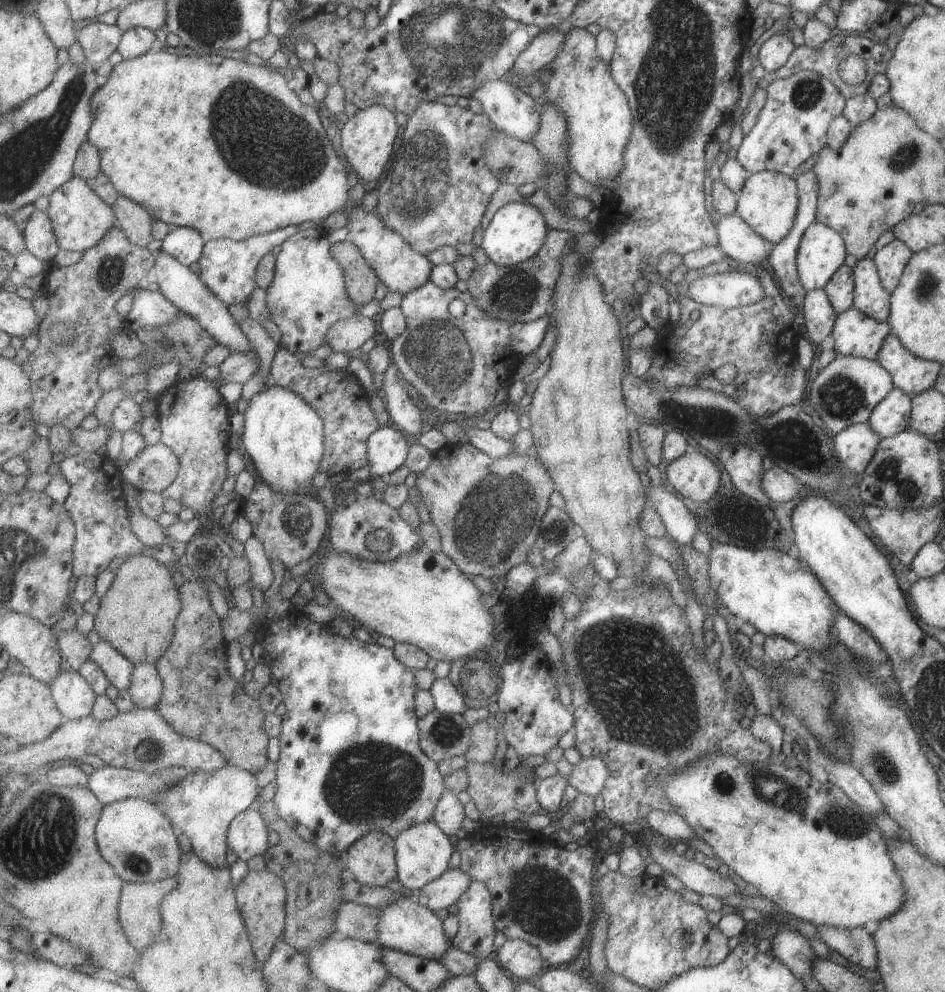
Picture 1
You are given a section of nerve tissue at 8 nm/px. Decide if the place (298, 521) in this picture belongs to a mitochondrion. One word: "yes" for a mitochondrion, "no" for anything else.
yes

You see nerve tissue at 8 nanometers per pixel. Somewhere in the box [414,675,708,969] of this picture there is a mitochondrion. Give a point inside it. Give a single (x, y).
(540, 902)

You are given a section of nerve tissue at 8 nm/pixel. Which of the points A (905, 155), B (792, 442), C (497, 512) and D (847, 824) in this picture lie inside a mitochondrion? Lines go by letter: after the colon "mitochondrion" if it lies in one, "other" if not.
A: mitochondrion
B: mitochondrion
C: mitochondrion
D: mitochondrion

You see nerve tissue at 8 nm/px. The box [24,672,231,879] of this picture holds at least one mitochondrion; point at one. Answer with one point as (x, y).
(137, 863)

